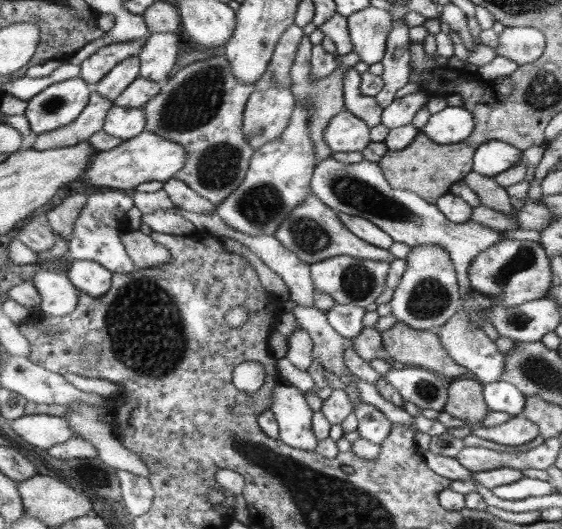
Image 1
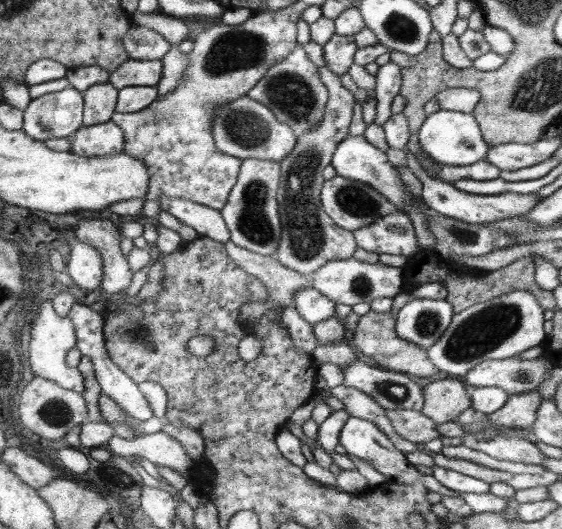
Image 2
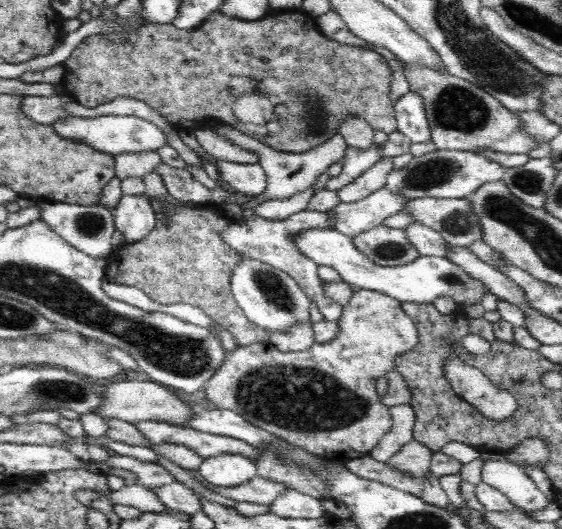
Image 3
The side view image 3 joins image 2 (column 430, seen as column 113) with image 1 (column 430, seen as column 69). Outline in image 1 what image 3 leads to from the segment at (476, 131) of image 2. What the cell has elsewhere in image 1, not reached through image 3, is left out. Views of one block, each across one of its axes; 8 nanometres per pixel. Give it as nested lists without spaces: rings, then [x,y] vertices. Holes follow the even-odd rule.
[[[449,106],[430,115],[428,122],[419,128],[419,133],[426,135],[439,145],[452,145],[466,140],[474,130],[474,115],[465,106]]]

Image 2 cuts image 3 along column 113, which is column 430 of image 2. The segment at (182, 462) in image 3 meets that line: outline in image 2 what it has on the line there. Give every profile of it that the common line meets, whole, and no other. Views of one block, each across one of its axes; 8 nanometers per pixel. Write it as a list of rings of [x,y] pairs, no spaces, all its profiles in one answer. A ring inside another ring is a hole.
[[[386,409],[394,430],[413,443],[425,443],[440,438],[442,434],[436,432],[436,423],[422,411],[410,409]]]

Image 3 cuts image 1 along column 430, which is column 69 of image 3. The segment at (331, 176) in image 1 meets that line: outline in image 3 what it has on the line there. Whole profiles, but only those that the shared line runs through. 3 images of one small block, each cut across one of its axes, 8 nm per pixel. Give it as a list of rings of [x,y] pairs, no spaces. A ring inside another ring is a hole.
[[[38,201],[42,208],[42,219],[50,229],[69,246],[77,248],[80,253],[85,253],[93,258],[106,259],[113,251],[115,245],[111,243],[113,235],[117,231],[115,219],[111,210],[99,205],[74,205],[55,201]]]

